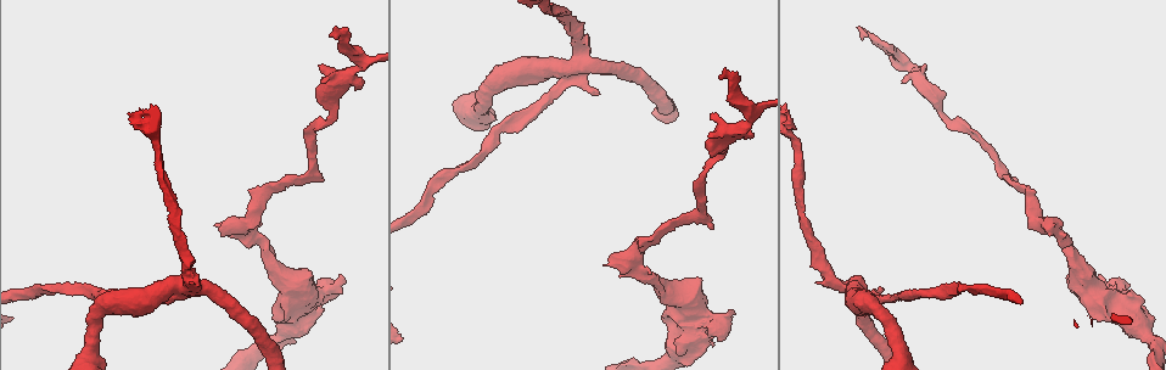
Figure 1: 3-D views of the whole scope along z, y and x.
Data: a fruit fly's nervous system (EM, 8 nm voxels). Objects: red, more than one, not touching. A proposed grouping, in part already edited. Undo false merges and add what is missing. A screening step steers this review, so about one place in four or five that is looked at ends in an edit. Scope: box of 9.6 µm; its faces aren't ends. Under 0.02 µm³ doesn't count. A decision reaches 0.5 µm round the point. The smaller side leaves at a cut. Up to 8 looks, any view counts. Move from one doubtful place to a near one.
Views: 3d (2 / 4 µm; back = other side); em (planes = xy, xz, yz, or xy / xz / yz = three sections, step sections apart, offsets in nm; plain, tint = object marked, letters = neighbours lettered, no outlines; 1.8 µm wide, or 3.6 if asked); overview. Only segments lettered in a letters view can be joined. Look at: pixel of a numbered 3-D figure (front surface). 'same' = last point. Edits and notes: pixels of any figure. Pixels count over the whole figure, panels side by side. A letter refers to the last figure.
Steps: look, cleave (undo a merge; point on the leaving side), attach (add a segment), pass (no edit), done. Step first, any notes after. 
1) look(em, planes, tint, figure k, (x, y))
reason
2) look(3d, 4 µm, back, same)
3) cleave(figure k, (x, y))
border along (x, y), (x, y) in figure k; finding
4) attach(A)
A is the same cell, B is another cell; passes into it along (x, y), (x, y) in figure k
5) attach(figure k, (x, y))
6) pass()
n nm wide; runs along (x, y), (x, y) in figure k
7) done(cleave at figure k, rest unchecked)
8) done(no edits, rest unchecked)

look(em, planes, letters, figure 1, (649, 271))
an open end

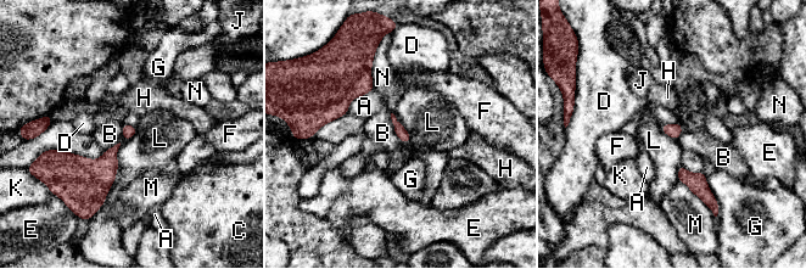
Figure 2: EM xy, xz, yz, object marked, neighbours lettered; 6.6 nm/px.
pass()
A, B, C, D, E, F, G, H, J, K, L, M and N are other cells; border along (390, 113), (393, 132), (402, 143) in figure 2; none of them fits

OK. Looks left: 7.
look(em, planes, letters, figure 1, (326, 286))
sudden change in width

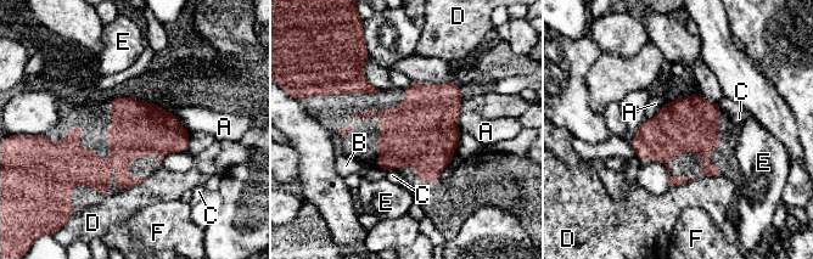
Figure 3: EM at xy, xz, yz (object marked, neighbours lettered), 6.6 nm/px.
pass()
A, B, C, D, E and F are other cells; border along (668, 101), (654, 117), (645, 119) in figure 3; all the same cell

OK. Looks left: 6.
look(3d, 2 µm, back, figure 1, (554, 70))
sharp bend

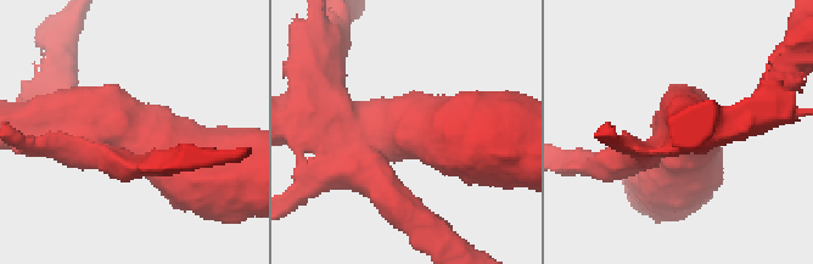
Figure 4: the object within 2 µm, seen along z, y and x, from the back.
look(em, planes, letters, figure 4, (136, 136))
now the EM

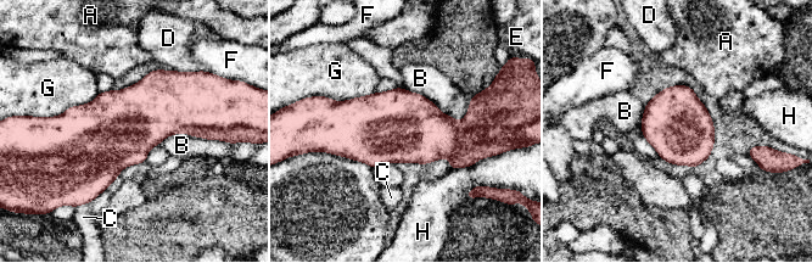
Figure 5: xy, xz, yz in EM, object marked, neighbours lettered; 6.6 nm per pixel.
cleave(figure 5, (476, 112))
440 nm wide; A, B, C, D, E, F, G and H are other cells; border along (490, 139), (459, 151), (448, 158) in figure 5; two cells meet here

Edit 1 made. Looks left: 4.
done(cleave at figure 5, rest unchecked)

